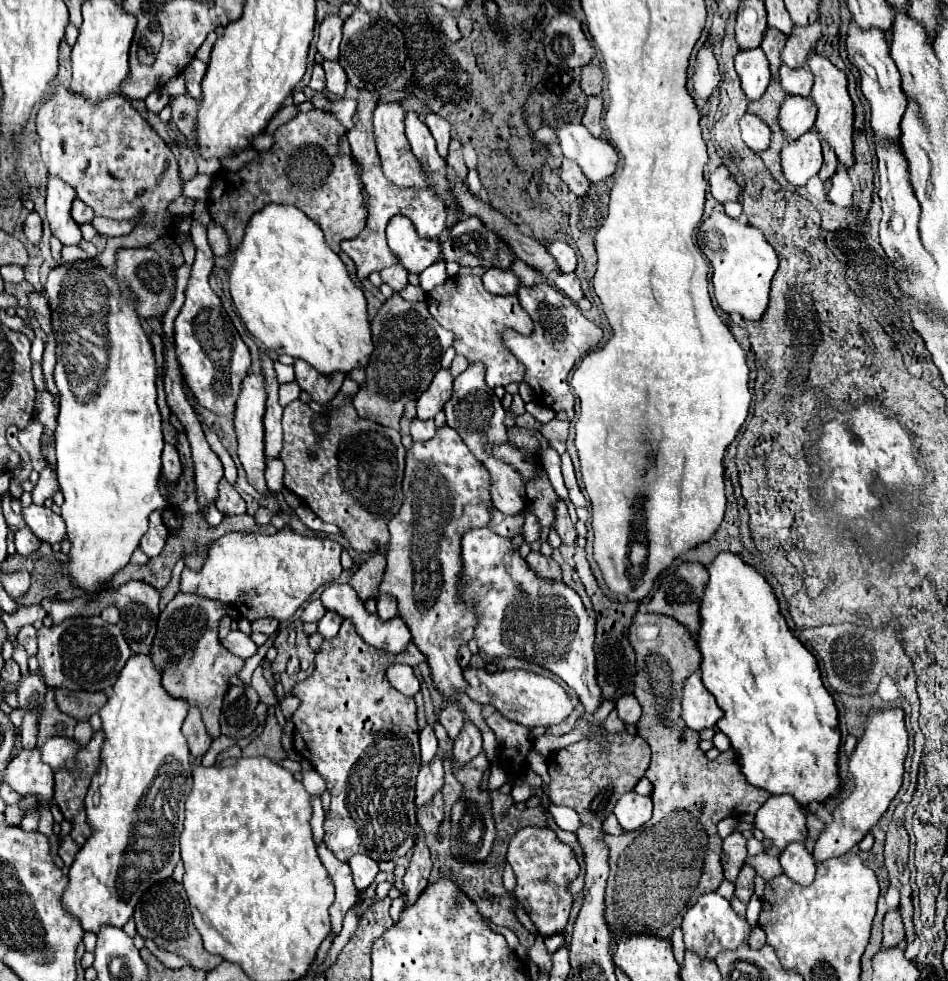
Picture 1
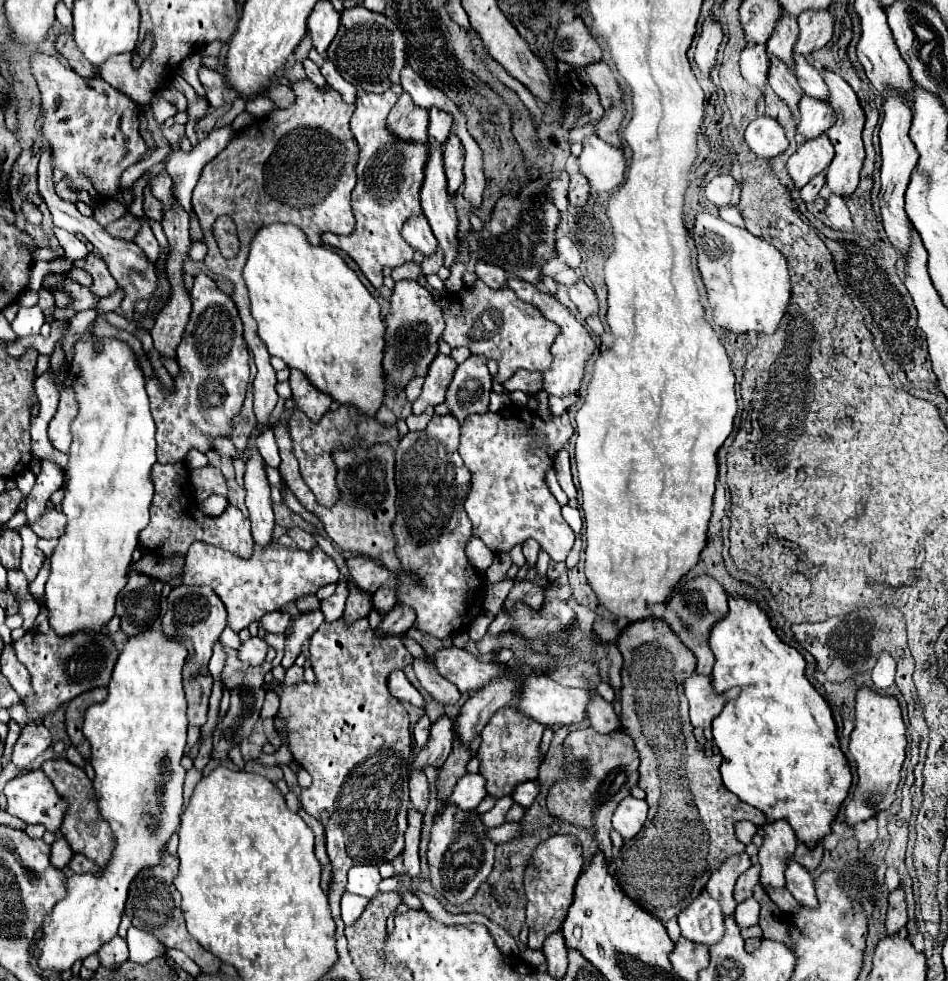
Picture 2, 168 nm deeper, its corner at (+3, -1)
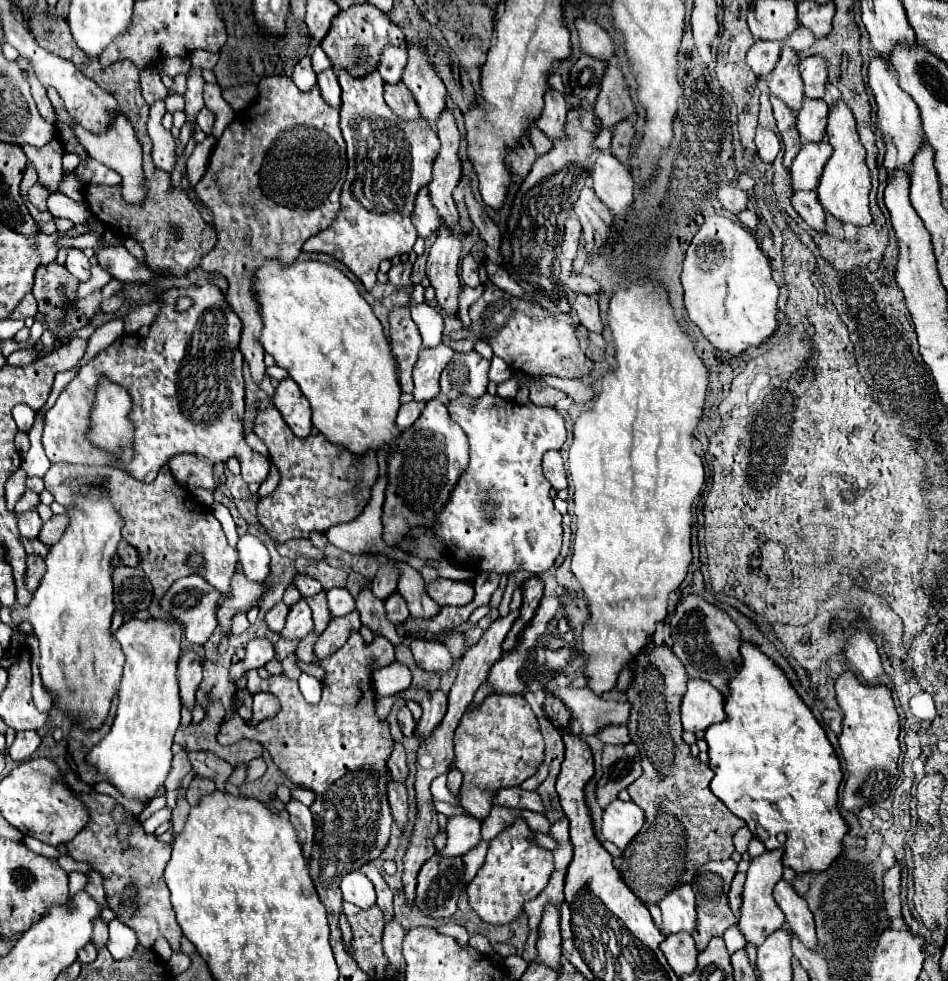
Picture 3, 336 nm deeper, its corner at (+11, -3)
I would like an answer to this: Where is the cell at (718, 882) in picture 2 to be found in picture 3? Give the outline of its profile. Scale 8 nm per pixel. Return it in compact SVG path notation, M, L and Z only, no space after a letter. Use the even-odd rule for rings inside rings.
M733 859L709 861L709 863L701 865L701 869L697 869L697 873L691 881L691 887L697 895L697 929L693 931L693 939L695 939L699 951L703 951L707 947L711 937L723 935L723 931L735 923L735 917L727 905L727 891L729 891L729 885L731 885L731 879L735 873L737 873L737 863Z

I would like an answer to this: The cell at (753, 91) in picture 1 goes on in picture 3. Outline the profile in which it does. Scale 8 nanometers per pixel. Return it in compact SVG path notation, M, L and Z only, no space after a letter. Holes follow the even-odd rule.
M755 41L753 47L747 51L747 67L757 77L771 73L777 63L779 49L781 49L781 43L777 41Z

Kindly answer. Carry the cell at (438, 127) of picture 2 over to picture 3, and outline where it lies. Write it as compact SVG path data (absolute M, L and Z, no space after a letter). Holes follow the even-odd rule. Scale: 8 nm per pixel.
M409 45L407 53L409 53L409 61L403 71L403 83L413 93L423 119L431 125L431 129L435 129L441 113L447 109L445 107L445 95L447 95L445 85L433 71L421 47Z

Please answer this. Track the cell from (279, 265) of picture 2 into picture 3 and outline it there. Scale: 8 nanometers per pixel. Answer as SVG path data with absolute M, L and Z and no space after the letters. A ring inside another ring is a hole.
M271 257L251 277L251 289L263 321L259 343L269 355L273 355L279 367L289 371L289 377L309 399L313 425L325 437L331 437L333 443L345 445L355 455L363 455L367 449L377 451L385 445L391 447L399 437L395 415L401 405L401 389L383 327L373 315L369 303L361 297L357 285L341 269L321 261L295 261L283 265L277 257Z

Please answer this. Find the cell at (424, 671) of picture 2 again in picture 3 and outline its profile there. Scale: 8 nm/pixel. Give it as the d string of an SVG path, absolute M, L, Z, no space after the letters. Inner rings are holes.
M369 585L361 587L361 593L357 597L357 611L361 613L361 623L367 625L373 633L381 633L383 637L387 637L395 647L403 645L405 637L397 633L397 627L393 627L387 619L385 619L385 607L381 601L377 601L377 597L371 595Z

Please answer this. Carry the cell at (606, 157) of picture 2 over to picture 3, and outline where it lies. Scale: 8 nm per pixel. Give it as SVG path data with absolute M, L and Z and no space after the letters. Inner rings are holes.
M609 153L595 155L591 165L595 195L615 213L621 215L633 201L633 179L631 173Z

